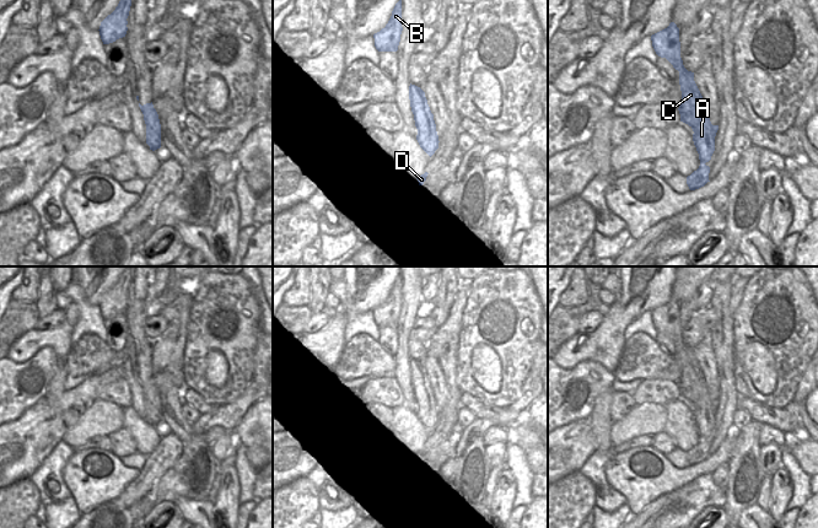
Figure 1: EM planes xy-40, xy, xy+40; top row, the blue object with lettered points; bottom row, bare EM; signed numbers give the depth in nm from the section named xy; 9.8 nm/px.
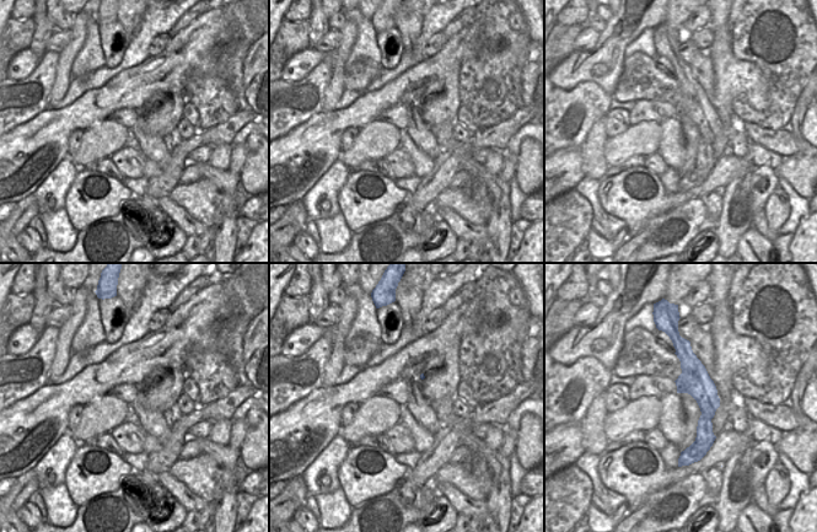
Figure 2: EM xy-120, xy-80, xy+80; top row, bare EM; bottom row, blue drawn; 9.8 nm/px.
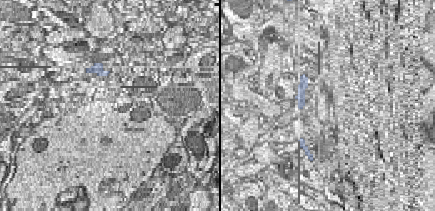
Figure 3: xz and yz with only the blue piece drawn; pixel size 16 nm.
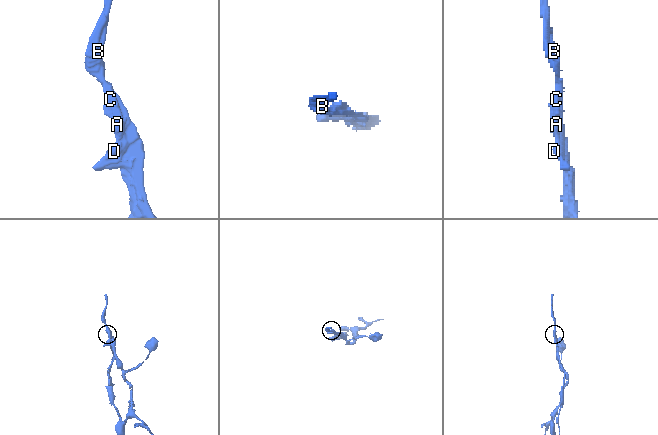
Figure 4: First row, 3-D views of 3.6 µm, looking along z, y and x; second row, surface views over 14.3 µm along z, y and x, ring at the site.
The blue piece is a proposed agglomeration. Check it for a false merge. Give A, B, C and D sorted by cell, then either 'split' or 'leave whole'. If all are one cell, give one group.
groups A D / B C; split

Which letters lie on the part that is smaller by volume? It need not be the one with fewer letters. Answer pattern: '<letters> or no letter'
A, D

